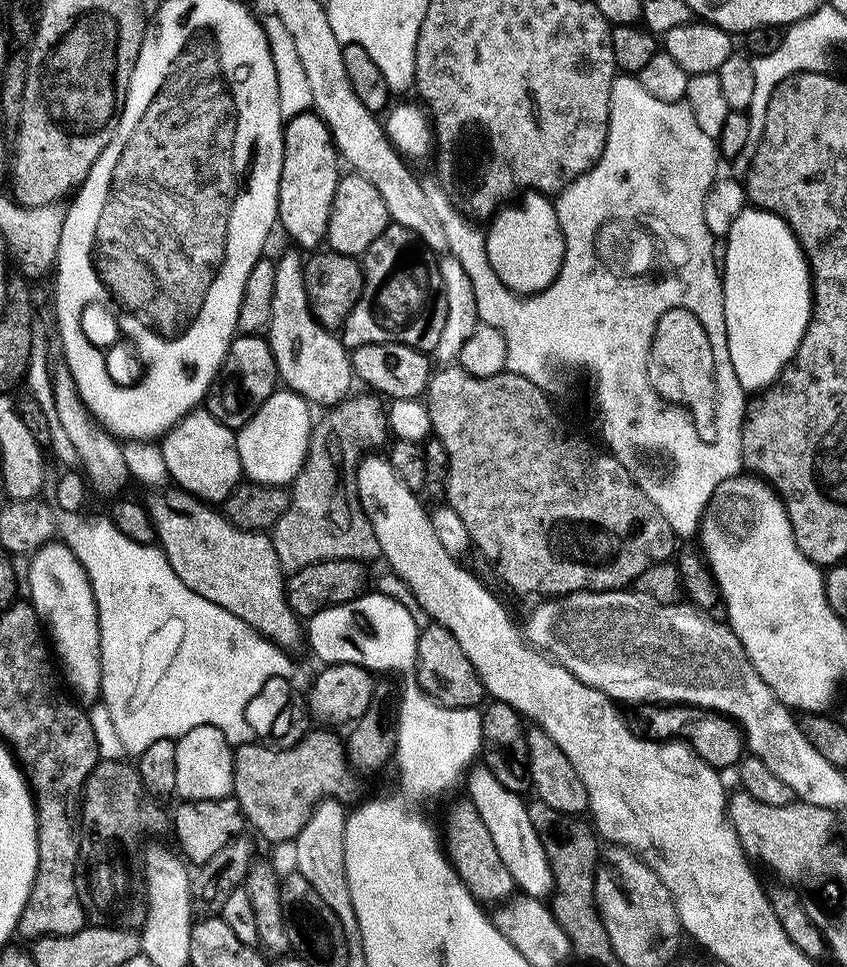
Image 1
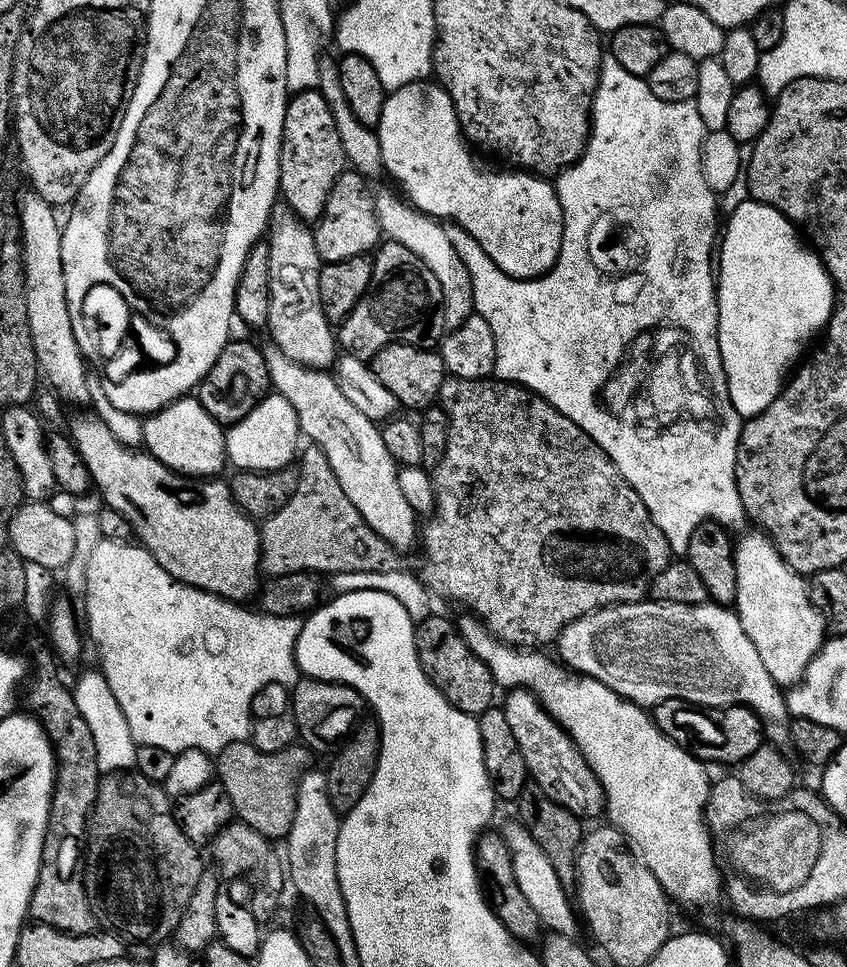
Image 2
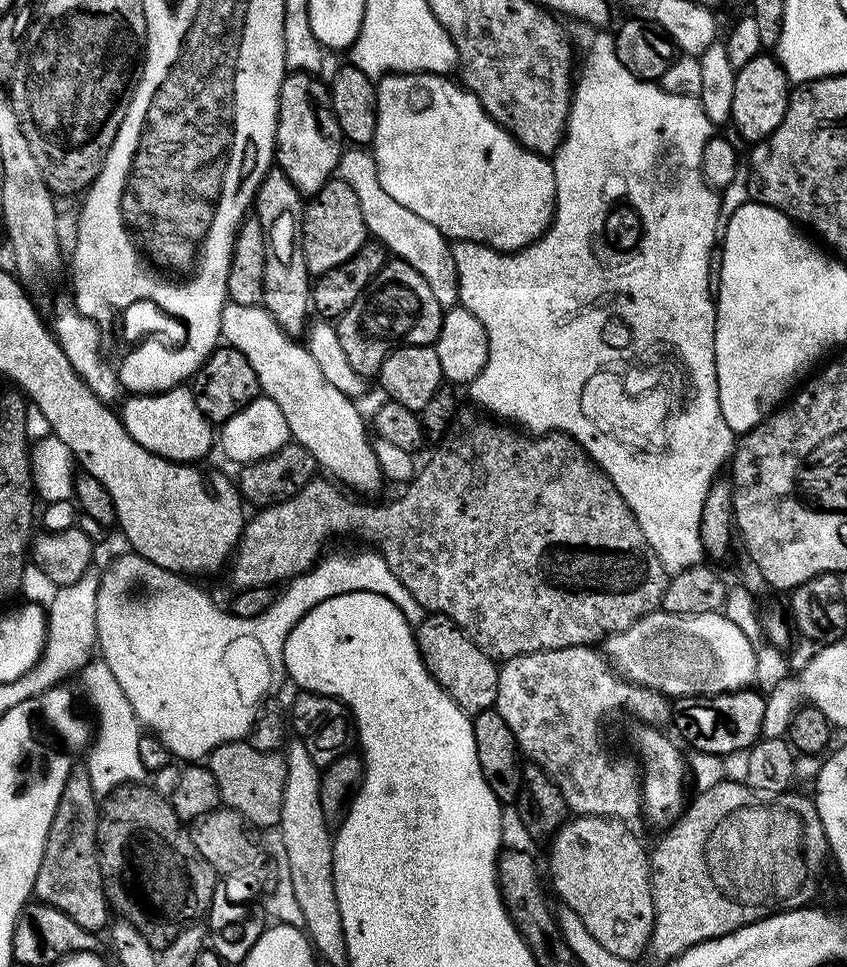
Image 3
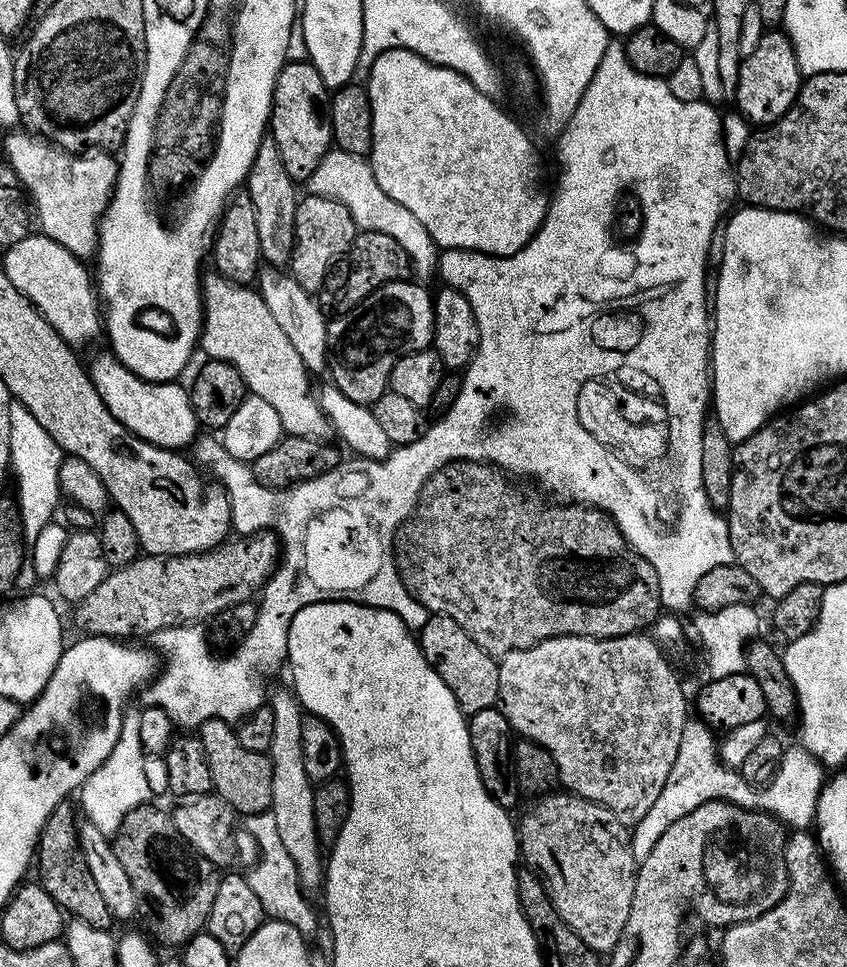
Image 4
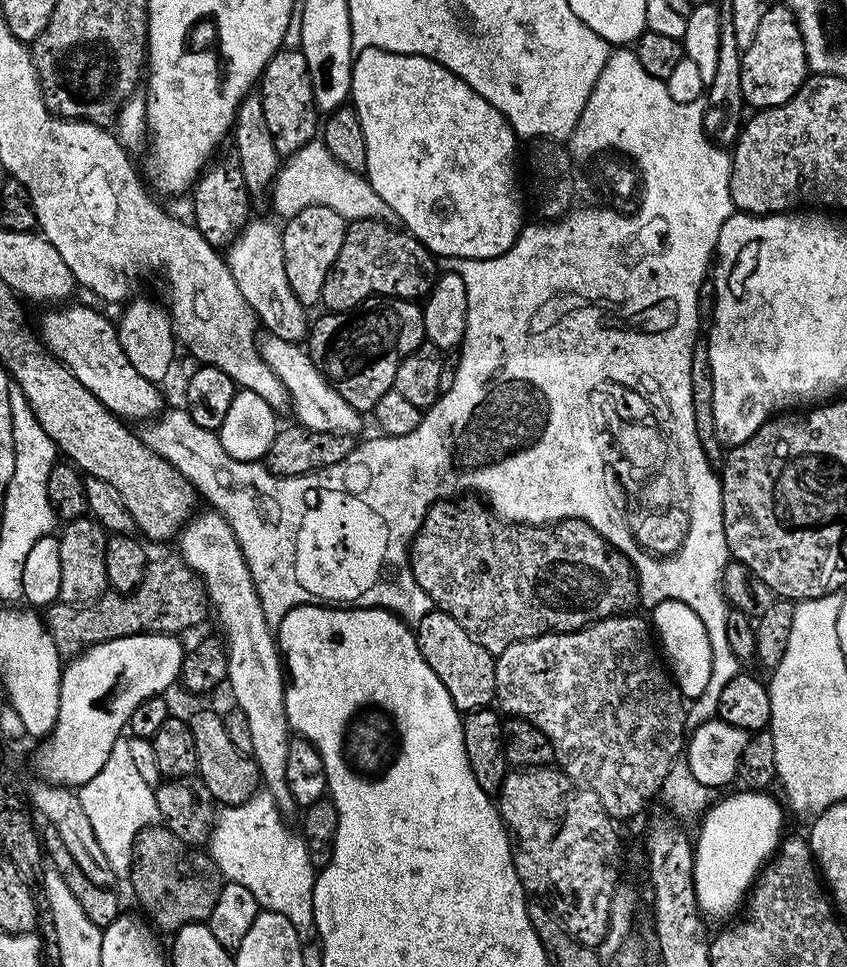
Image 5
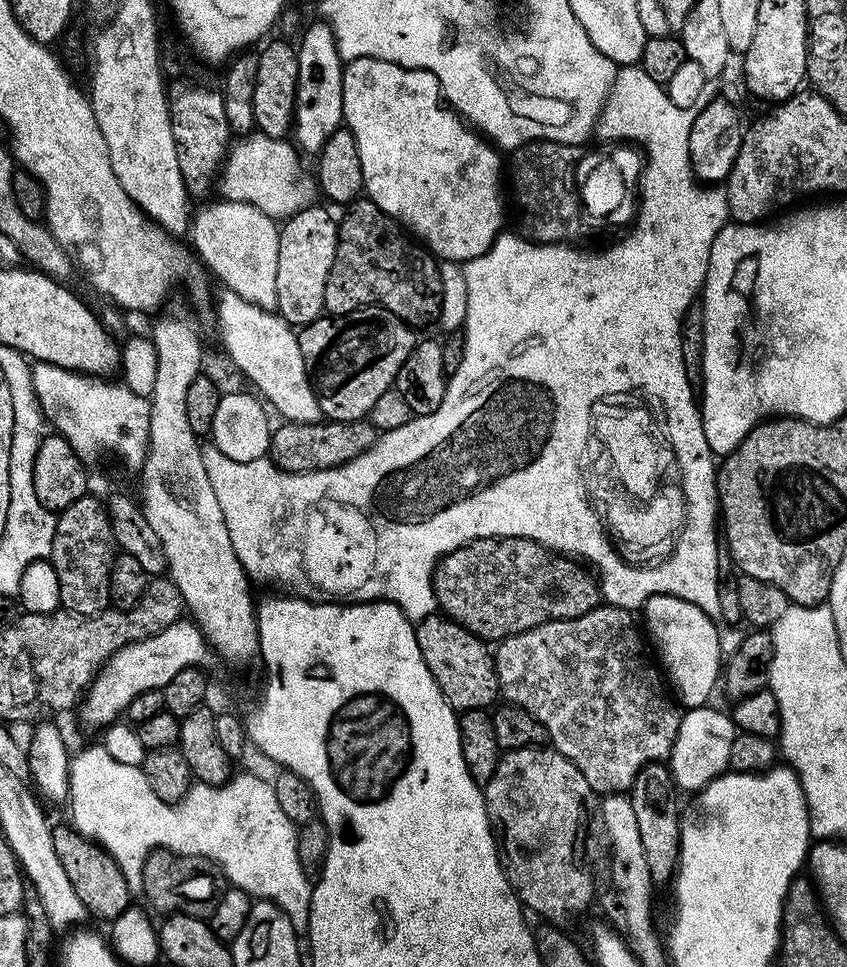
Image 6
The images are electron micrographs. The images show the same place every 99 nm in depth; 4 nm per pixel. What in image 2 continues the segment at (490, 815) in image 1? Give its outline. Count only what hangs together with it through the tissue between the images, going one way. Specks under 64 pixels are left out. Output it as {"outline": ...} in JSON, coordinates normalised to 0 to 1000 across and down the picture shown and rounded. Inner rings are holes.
{"outline":[[[606,850],[593,856],[593,863],[597,875],[602,875],[602,883],[607,891],[607,908],[616,919],[616,926],[623,930],[626,938],[635,945],[639,957],[648,965],[658,964],[679,969],[682,947],[678,942],[672,919],[666,918],[659,904],[654,904],[654,896],[649,896],[649,887],[645,887],[640,875],[630,871],[628,863],[613,850]],[[671,927],[673,932],[671,932]]]}

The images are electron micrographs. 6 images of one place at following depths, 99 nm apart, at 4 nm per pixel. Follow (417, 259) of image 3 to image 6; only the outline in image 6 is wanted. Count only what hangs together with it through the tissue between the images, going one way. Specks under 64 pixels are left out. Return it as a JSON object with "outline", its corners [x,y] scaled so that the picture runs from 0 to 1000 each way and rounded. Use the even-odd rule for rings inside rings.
{"outline":[[[306,134],[285,140],[270,152],[259,179],[259,202],[267,207],[290,209],[322,228],[334,230],[352,217],[365,215],[375,203],[375,190],[367,181],[359,179],[353,160],[351,150],[339,144],[325,145]]]}

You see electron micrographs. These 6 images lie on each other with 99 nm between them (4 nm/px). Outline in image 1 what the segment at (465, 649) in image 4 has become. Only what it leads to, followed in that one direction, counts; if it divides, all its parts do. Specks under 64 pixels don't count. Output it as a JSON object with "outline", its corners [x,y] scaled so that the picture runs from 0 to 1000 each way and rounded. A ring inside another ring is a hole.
{"outline":[[[514,643],[495,650],[491,659],[490,699],[495,711],[506,722],[528,732],[562,732],[574,720],[571,707],[564,701],[555,680],[550,680],[545,668],[541,668],[541,660],[536,660],[531,651]]]}

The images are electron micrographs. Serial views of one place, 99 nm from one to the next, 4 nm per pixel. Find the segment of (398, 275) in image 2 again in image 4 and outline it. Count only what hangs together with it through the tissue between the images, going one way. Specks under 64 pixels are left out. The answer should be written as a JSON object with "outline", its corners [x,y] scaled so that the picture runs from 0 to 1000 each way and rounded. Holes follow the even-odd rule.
{"outline":[[[490,289],[462,290],[446,300],[442,300],[423,316],[412,323],[403,323],[387,331],[387,371],[390,373],[391,396],[397,398],[413,416],[440,419],[451,407],[459,404],[458,392],[465,374],[485,364],[496,364],[510,355],[512,341],[512,321],[510,320],[511,303],[504,302],[499,293]]]}

